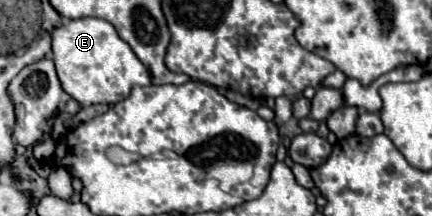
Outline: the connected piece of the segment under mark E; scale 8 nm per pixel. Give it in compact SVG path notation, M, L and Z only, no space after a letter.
M99 17L63 19L63 25L53 29L53 61L63 89L81 105L119 103L127 99L135 85L151 85L151 75L137 59L133 49L117 35L115 27Z

